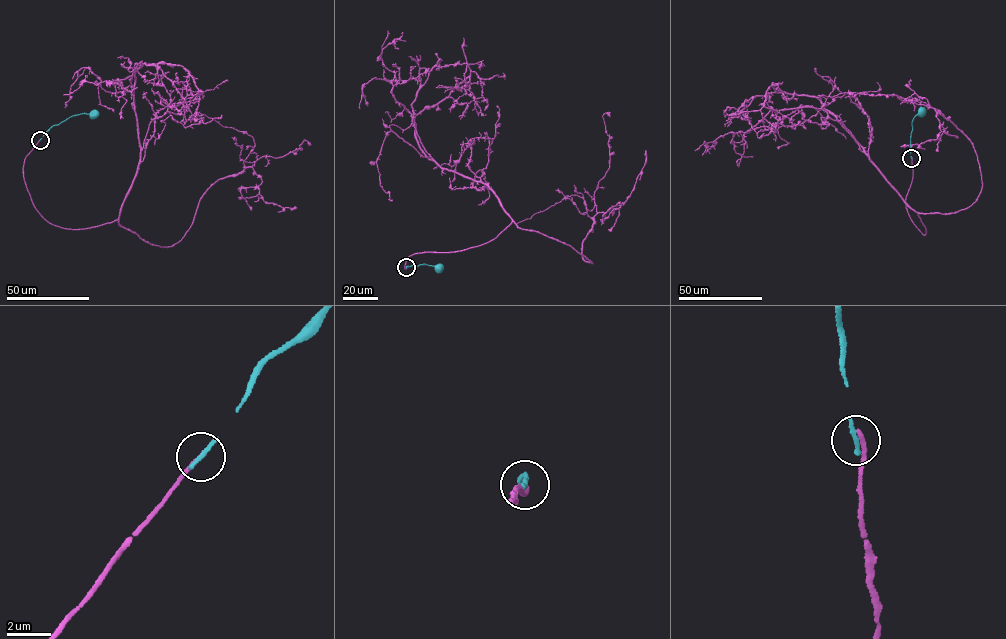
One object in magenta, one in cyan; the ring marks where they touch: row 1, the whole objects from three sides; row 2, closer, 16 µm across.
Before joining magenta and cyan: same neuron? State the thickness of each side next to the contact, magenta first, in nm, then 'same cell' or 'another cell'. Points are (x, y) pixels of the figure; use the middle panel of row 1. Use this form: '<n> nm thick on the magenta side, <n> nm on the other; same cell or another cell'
240 nm thick on the magenta side, 240 nm on the other; another cell

